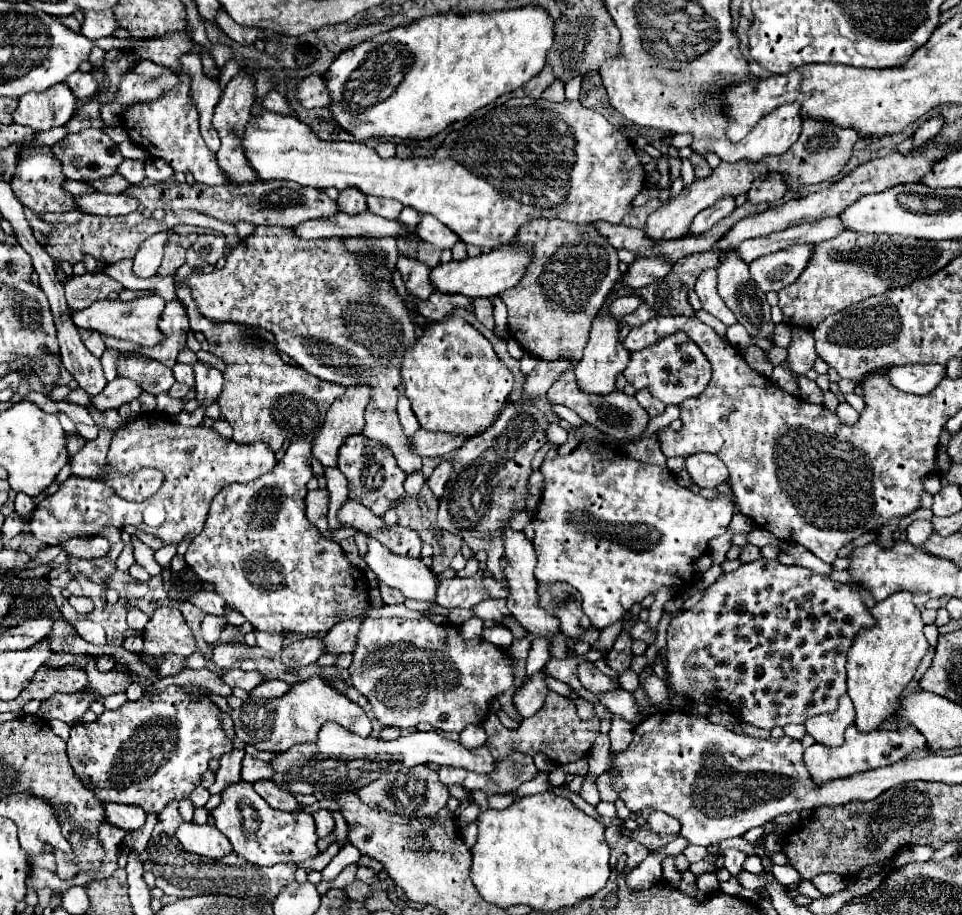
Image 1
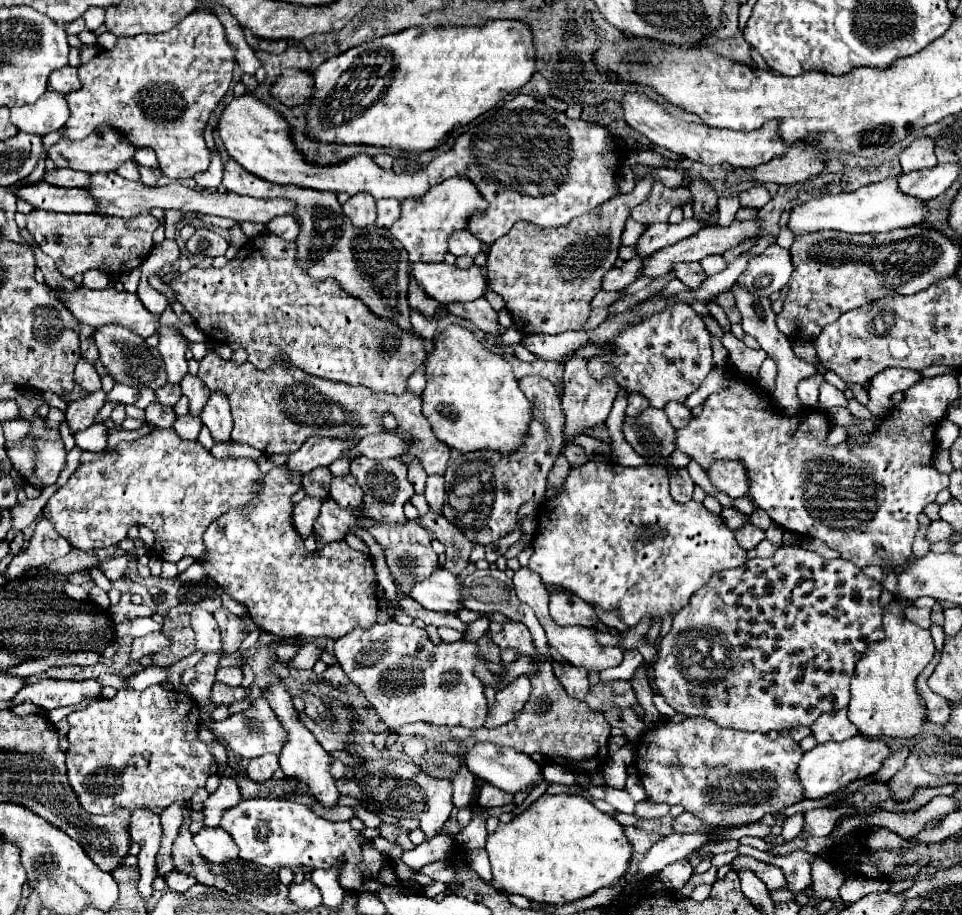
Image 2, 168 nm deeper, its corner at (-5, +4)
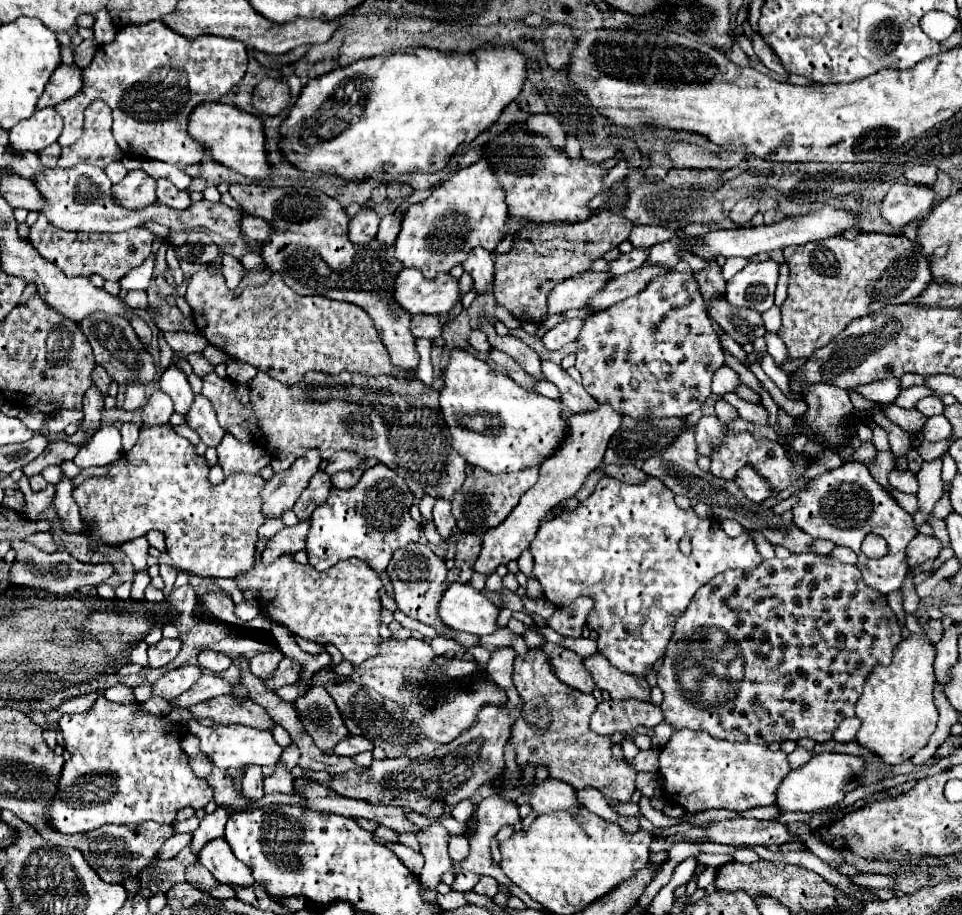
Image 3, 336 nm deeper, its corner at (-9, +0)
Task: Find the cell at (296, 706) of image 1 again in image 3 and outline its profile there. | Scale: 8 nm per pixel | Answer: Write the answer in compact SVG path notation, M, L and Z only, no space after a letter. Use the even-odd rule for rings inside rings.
M197 720L188 722L189 732L196 734L200 740L200 752L208 756L208 760L222 768L222 770L230 770L230 768L246 768L250 765L260 766L276 766L282 748L274 742L270 732L260 732L256 728L248 728L248 726L228 726L228 728L216 728L216 726L205 727L198 723Z

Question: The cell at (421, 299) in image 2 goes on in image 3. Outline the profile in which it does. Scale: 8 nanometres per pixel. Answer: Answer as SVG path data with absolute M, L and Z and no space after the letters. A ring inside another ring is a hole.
M412 316L412 334L416 338L428 338L434 340L442 334L442 324L438 322L436 316Z

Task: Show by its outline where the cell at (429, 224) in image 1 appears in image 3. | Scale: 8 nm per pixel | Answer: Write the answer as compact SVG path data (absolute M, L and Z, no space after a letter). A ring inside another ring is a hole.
M474 248L468 254L468 260L464 262L464 270L472 276L474 284L472 290L482 296L490 290L490 284L494 282L494 260L490 252L484 252L482 248Z

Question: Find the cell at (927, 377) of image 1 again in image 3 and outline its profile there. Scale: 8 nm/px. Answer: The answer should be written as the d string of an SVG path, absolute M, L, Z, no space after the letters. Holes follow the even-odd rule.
M878 380L872 384L862 384L862 386L854 388L854 392L858 392L860 396L864 396L872 402L888 406L900 394L900 380Z

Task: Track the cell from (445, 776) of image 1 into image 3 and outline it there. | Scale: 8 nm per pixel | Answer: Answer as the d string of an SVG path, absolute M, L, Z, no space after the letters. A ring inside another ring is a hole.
M470 800L460 802L460 804L454 808L452 816L454 816L458 822L468 822L468 820L474 816L474 804L472 804Z

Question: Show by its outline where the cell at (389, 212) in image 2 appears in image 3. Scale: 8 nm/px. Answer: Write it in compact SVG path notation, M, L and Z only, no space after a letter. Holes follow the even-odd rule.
M388 214L380 220L380 230L376 238L386 246L394 246L398 232L400 232L400 218L396 214Z

